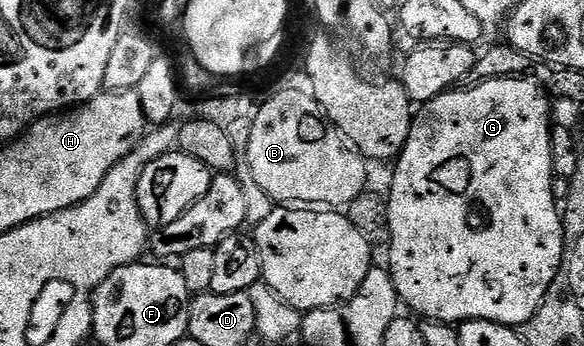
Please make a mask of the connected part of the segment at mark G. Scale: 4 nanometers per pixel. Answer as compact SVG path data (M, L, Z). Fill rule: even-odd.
M530 77L512 79L493 79L487 83L475 83L463 89L451 89L443 95L437 95L422 111L413 116L410 124L410 136L401 155L396 160L398 168L394 171L394 180L390 183L388 206L390 209L390 263L388 270L396 285L396 293L403 304L415 311L415 316L435 323L461 325L471 319L483 319L493 323L504 323L517 328L537 313L538 307L545 301L545 295L557 277L562 265L562 256L566 250L566 237L562 230L562 216L559 204L552 197L552 149L550 148L550 103L551 96Z

